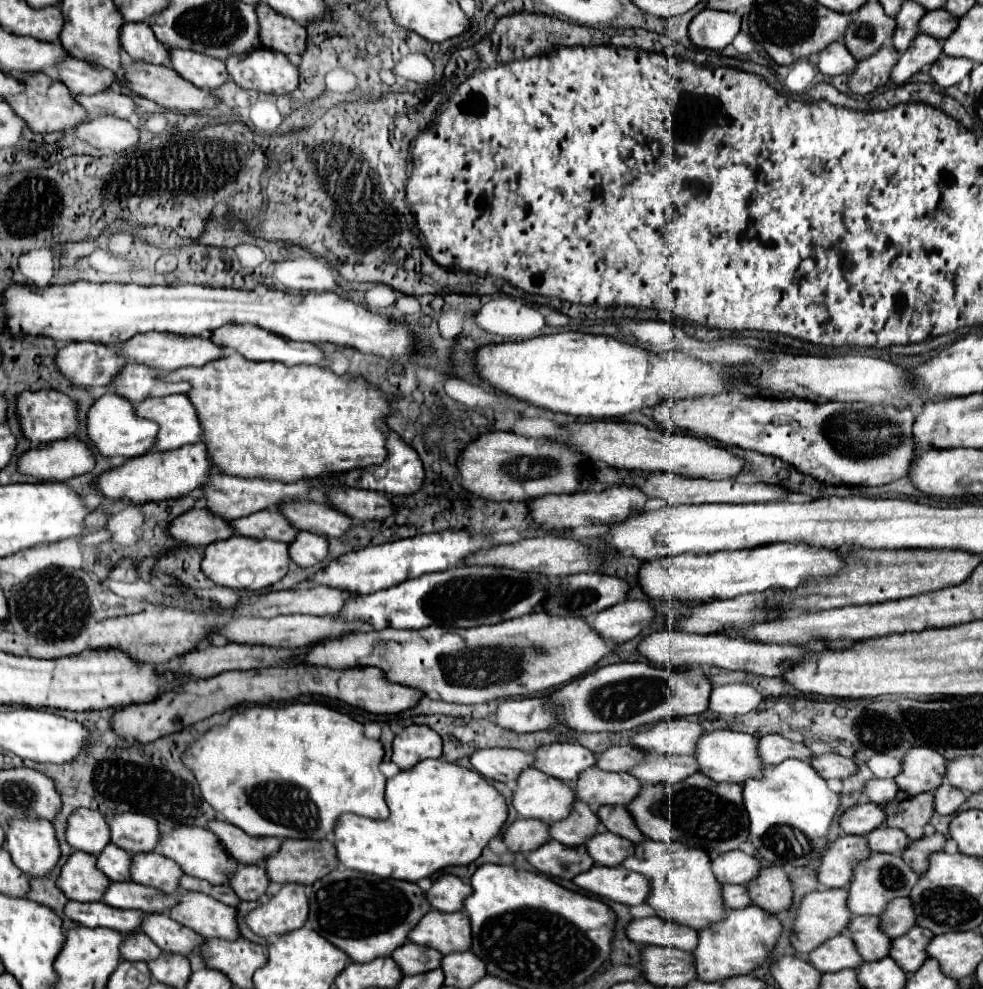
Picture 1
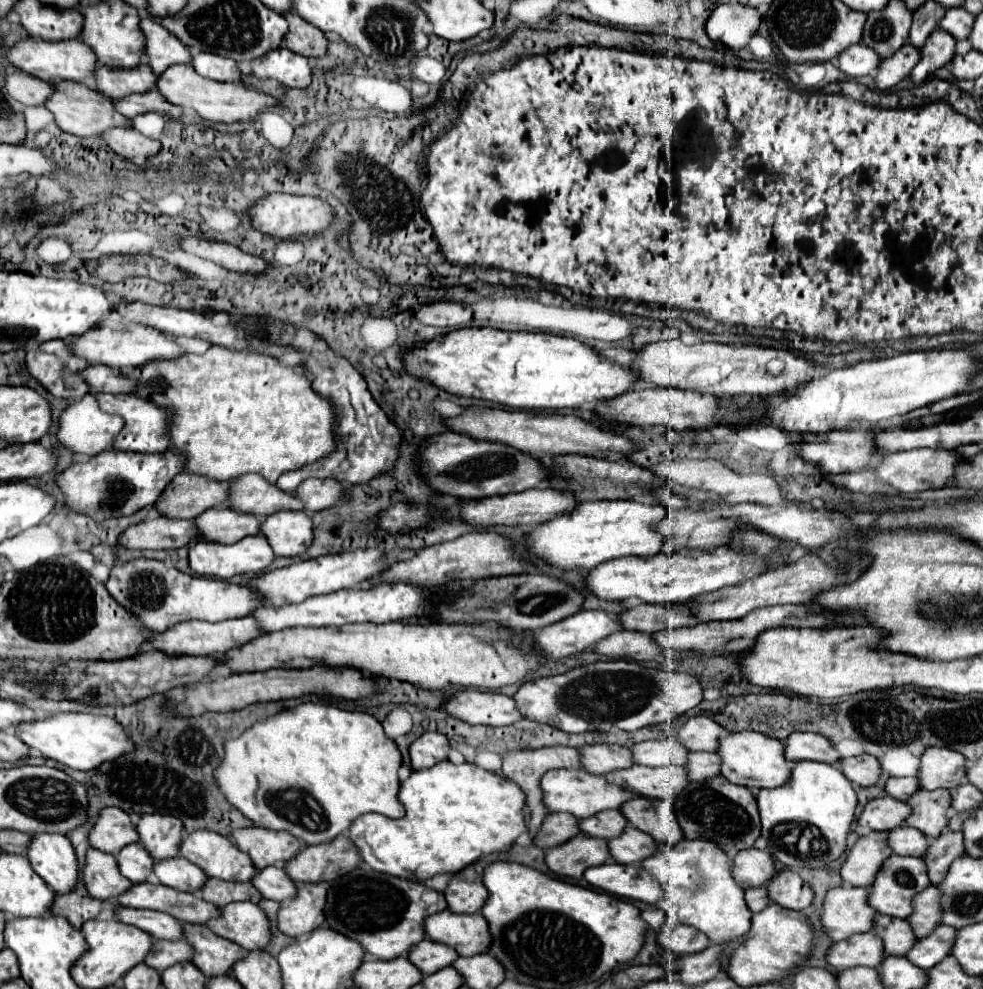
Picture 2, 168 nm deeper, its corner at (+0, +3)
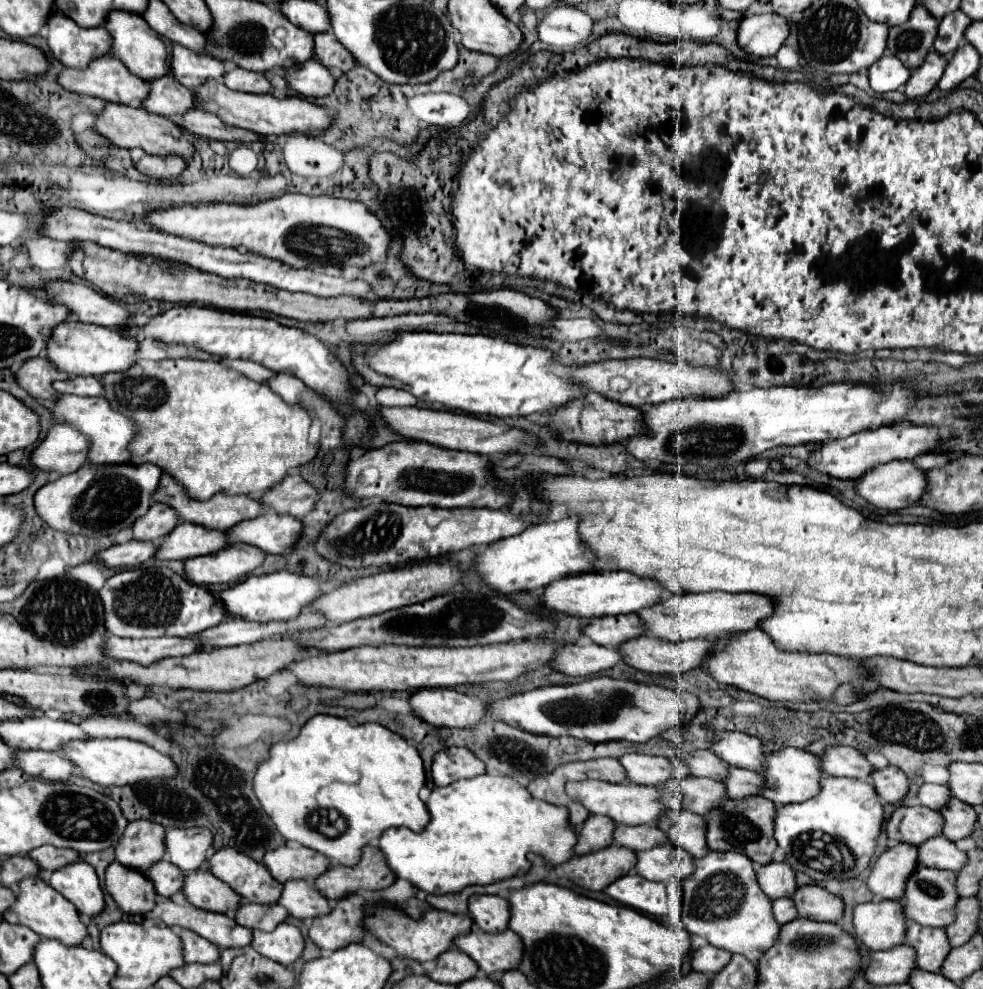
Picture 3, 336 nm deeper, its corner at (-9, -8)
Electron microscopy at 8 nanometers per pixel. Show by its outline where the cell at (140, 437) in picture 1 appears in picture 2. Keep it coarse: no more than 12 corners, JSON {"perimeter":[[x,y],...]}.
{"perimeter":[[97,393],[69,405],[57,439],[75,453],[111,451],[125,421]]}

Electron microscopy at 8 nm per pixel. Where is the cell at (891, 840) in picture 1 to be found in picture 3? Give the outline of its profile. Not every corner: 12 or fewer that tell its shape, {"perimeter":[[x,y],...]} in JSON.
{"perimeter":[[944,836],[918,846],[918,862],[958,872],[966,852]]}

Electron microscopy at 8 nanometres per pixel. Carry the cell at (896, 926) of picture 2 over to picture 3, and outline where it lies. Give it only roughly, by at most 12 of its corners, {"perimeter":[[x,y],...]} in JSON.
{"perimeter":[[910,924],[918,968],[940,972],[952,950],[944,928]]}

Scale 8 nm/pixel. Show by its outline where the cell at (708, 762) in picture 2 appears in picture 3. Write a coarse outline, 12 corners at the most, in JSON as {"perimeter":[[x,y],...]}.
{"perimeter":[[730,768],[724,780],[732,800],[760,794],[762,774]]}

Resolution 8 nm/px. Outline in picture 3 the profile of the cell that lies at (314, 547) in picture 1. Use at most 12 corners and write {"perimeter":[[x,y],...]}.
{"perimeter":[[266,512],[224,532],[232,544],[252,544],[268,554],[288,554],[302,524]]}

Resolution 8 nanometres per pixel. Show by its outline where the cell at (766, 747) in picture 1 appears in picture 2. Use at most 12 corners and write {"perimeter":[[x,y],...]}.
{"perimeter":[[791,733],[787,761],[837,763],[839,753],[819,733]]}

